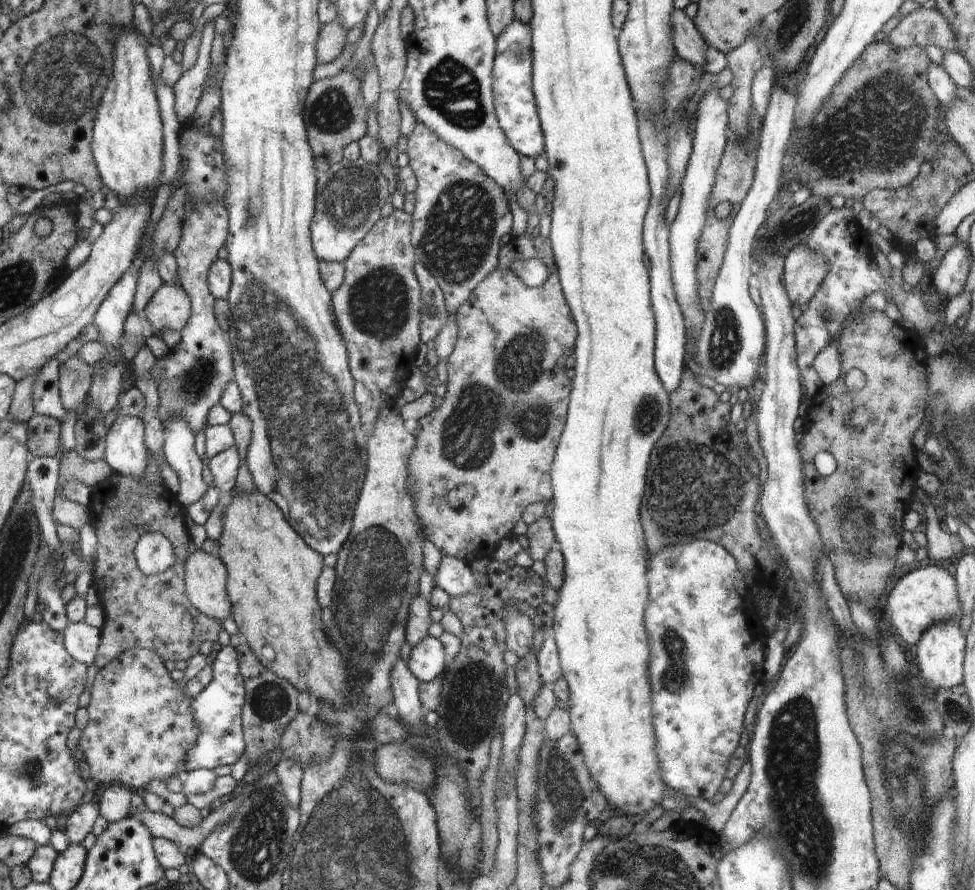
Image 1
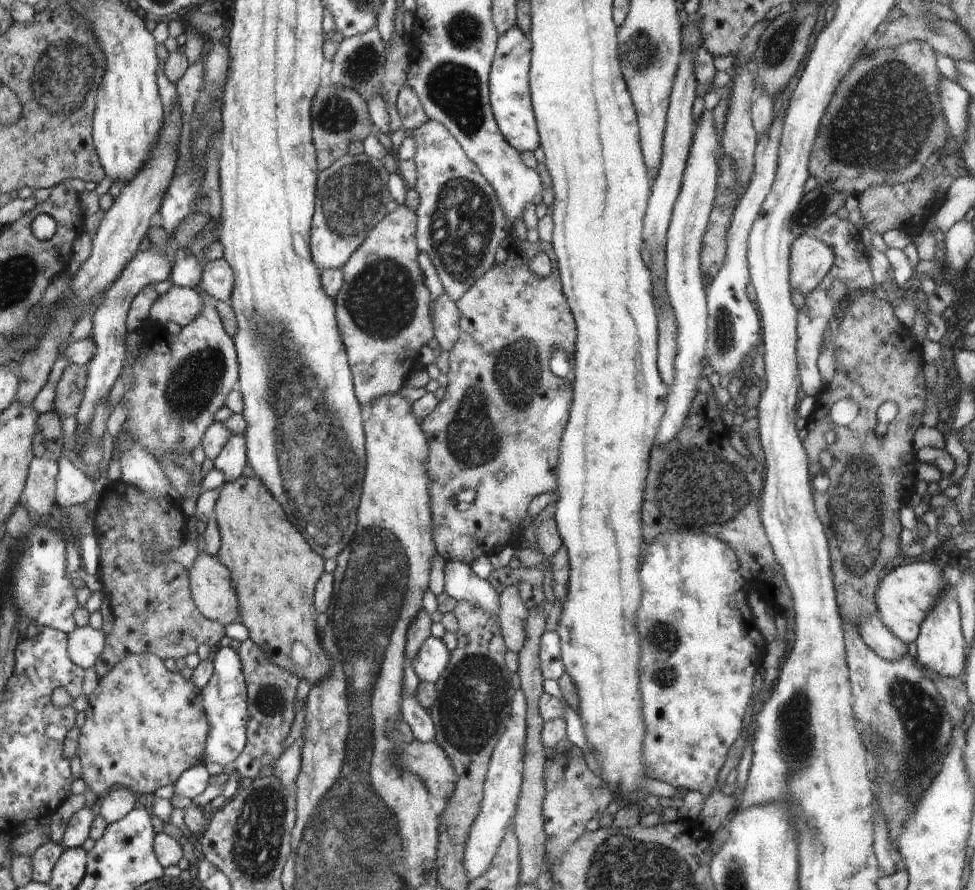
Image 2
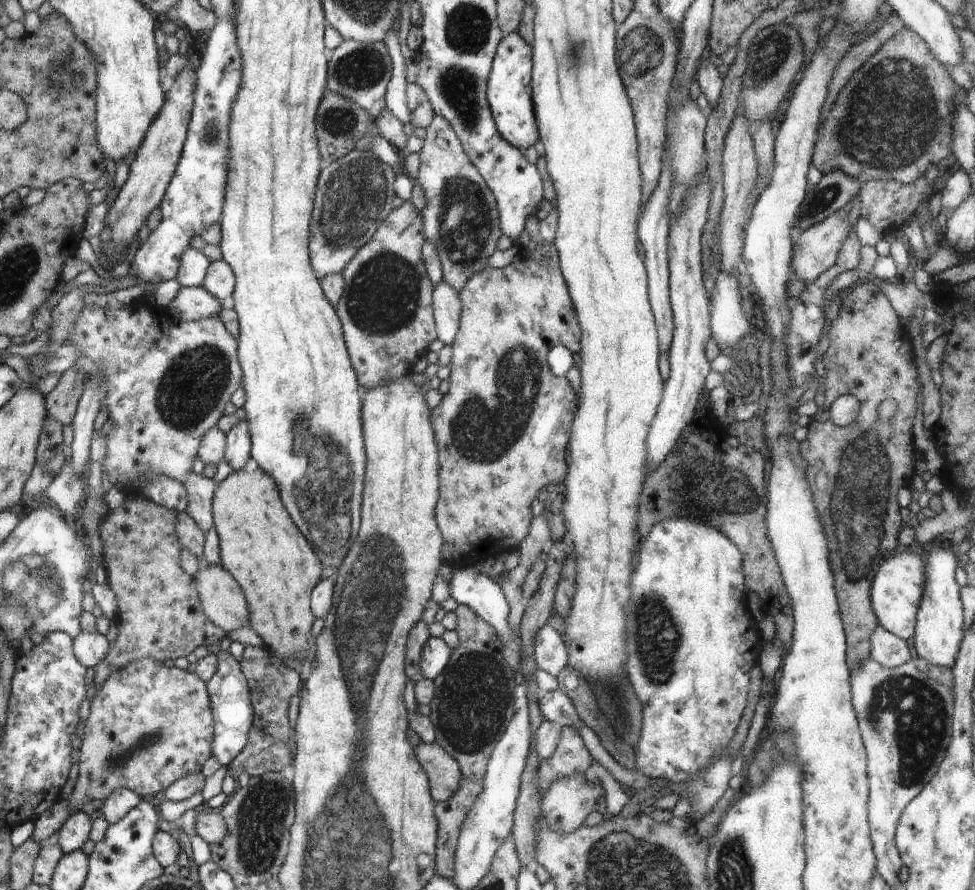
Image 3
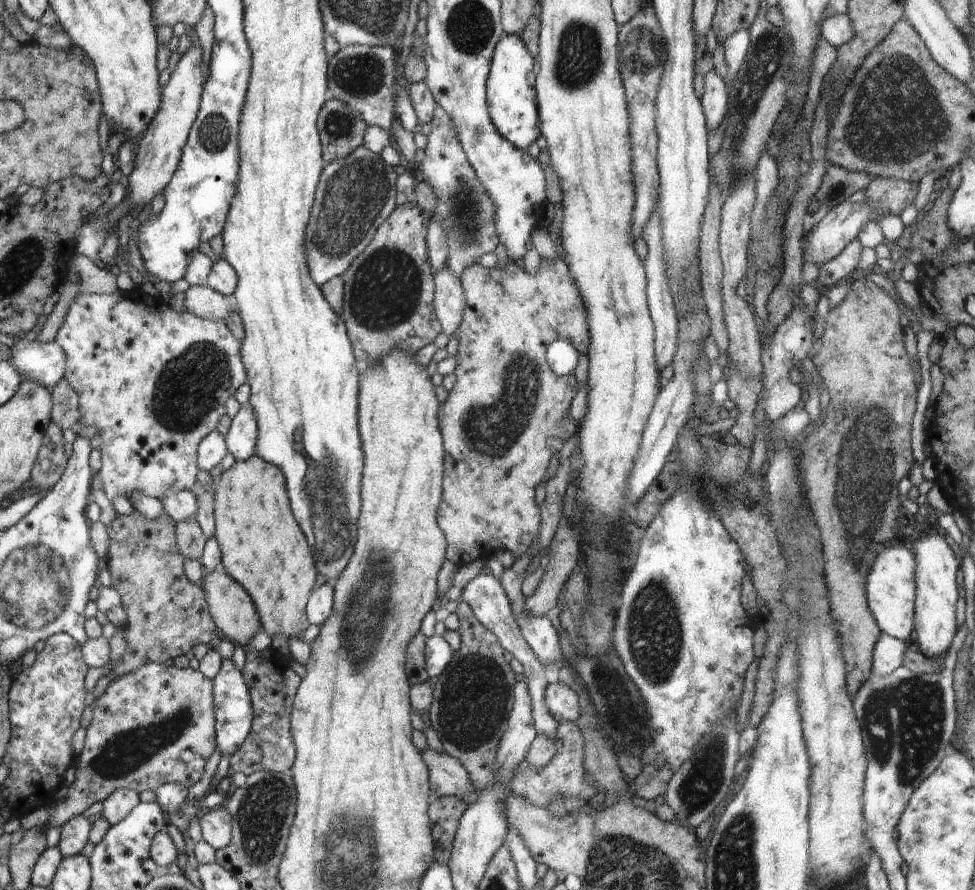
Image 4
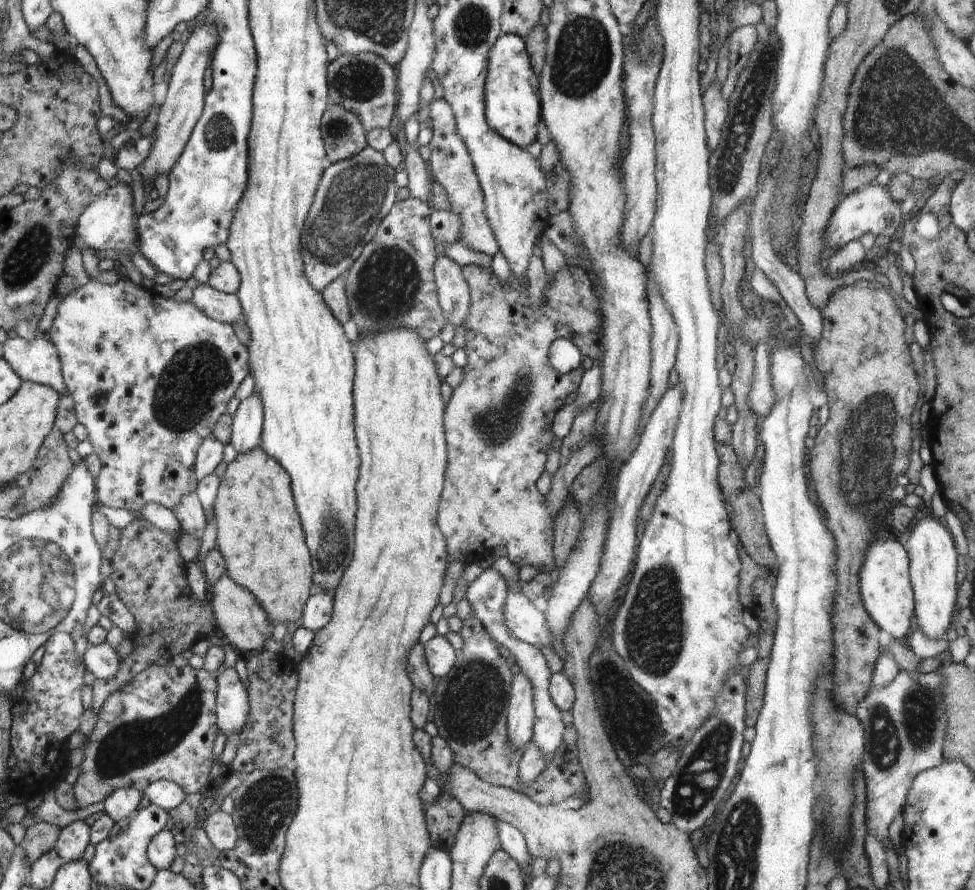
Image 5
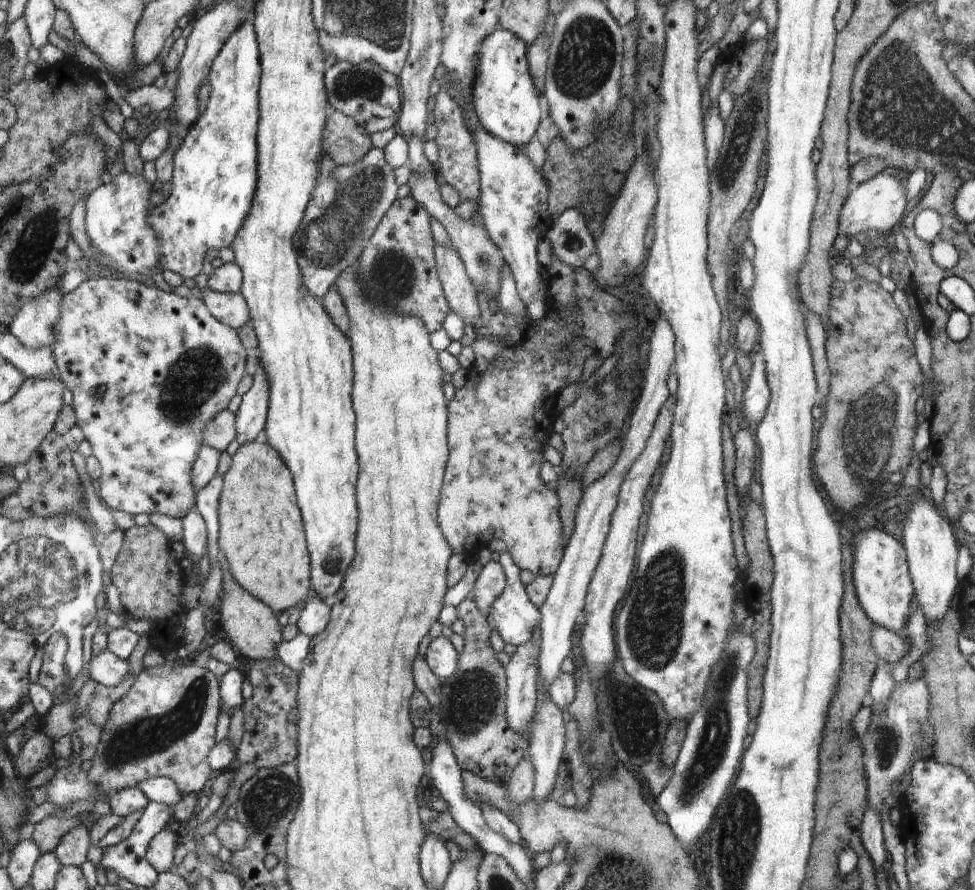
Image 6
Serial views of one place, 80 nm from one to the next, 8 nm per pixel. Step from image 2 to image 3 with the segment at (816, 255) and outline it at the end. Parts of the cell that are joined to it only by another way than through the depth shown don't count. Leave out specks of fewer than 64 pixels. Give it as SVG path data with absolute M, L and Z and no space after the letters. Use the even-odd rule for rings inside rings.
M836 212L821 223L796 232L795 237L793 237L793 255L791 258L791 270L795 275L795 280L804 280L806 285L812 284L823 272L836 264L838 251L850 229L853 229L853 226L850 225L847 218L845 216L840 218Z

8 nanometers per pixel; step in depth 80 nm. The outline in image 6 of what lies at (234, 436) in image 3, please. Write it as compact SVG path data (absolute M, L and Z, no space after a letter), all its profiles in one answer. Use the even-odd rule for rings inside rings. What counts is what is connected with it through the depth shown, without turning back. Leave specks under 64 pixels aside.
M258 368L258 372L252 376L252 386L241 397L241 404L235 415L235 439L238 444L252 443L264 437L270 402L271 380L262 368Z

